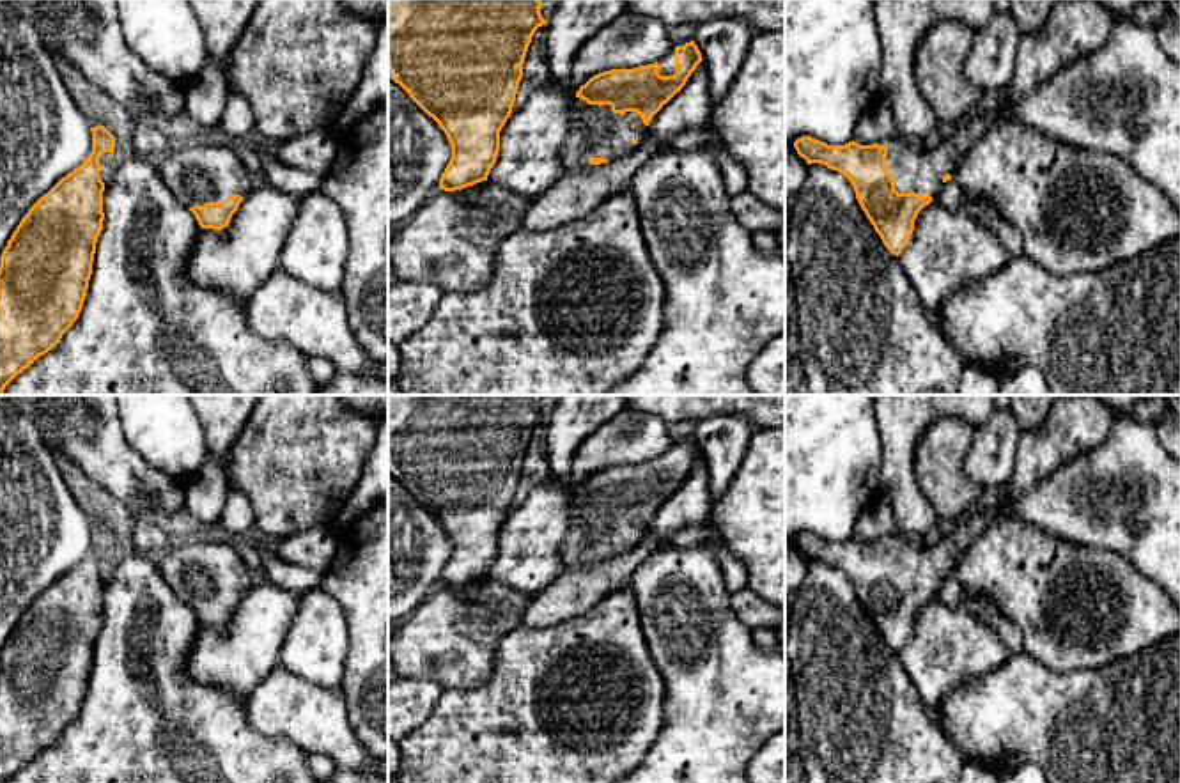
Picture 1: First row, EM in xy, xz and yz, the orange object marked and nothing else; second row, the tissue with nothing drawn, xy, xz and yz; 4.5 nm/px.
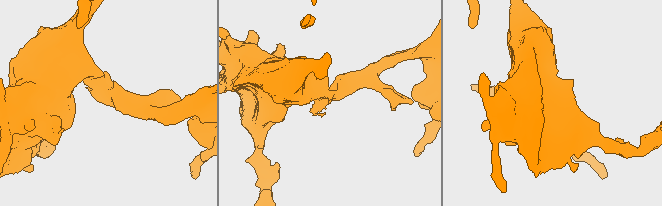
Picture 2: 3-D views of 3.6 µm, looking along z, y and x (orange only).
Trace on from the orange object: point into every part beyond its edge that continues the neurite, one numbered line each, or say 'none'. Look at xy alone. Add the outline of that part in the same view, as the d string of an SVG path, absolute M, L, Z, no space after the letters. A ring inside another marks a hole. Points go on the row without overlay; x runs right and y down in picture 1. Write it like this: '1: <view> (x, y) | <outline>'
1: xy (211, 569) | M230 540L168 547L161 554L159 570L167 585L188 606L206 599L223 599L234 590L245 595L252 588L252 570L245 554Z

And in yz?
1: yz (1076, 424) | M1058 395L1044 423L1021 434L1015 468L1006 496L994 510L973 508L953 523L950 535L932 547L918 547L900 533L877 539L888 544L886 567L895 572L898 590L927 590L932 597L943 574L953 572L964 549L994 521L1008 517L1013 503L1038 480L1052 475L1067 461L1097 448L1120 415L1097 395Z

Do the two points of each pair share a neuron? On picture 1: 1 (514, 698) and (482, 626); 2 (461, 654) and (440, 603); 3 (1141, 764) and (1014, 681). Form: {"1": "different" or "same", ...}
{"1": "different", "2": "same", "3": "same"}

